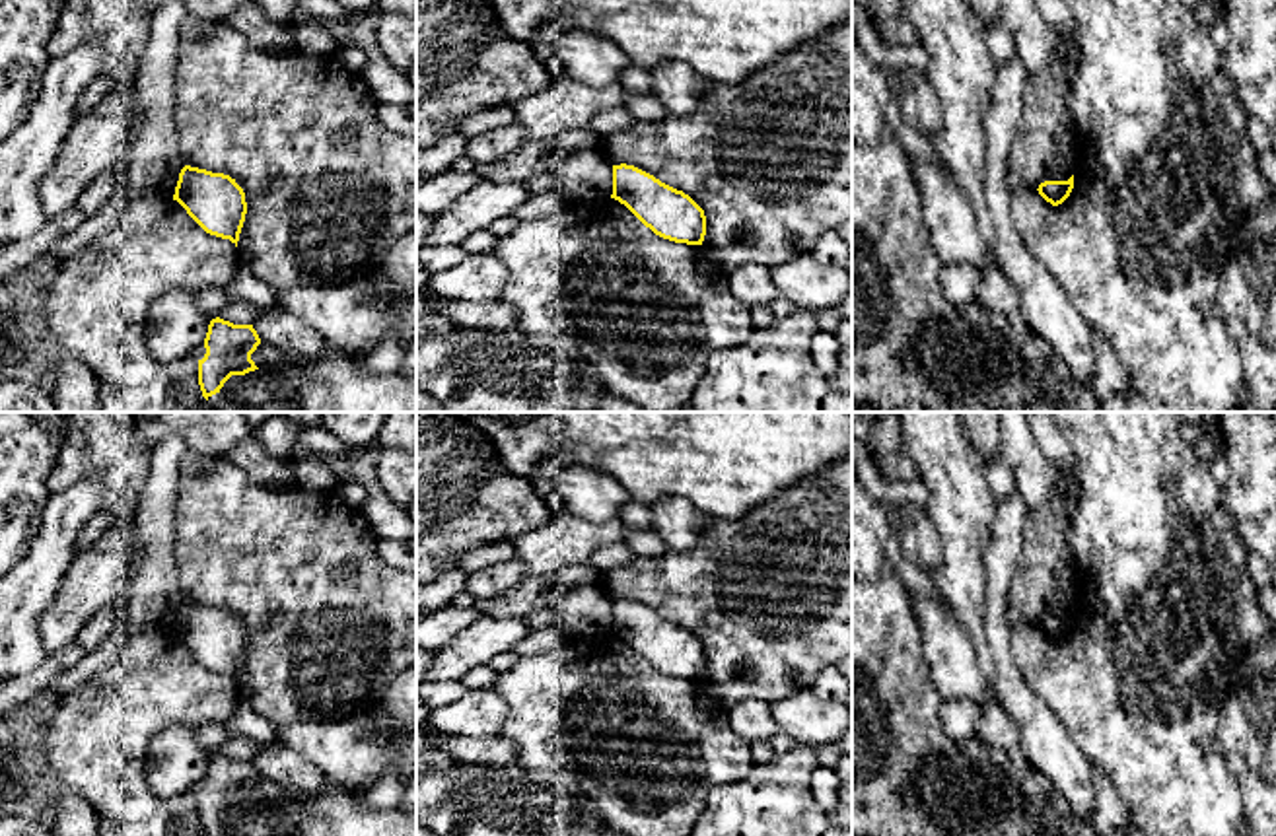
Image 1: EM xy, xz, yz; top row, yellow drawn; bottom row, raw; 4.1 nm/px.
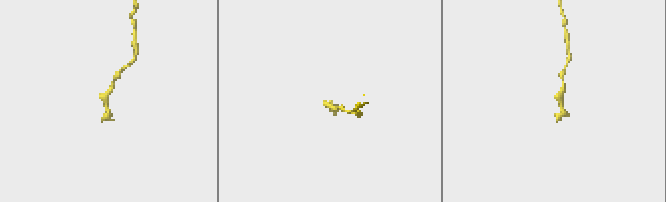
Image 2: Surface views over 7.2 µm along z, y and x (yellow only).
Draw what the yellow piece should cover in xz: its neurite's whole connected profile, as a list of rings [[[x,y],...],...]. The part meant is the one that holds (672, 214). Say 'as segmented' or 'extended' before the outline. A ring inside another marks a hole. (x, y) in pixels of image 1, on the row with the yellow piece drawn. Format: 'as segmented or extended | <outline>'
as segmented | [[[613,165],[611,198],[624,204],[656,235],[687,245],[702,245],[704,210],[677,191],[634,165]]]

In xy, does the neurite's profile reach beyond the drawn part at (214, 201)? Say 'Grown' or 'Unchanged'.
Unchanged

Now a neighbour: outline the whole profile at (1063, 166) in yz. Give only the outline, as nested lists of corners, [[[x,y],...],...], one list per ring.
[[[1070,113],[1068,132],[1060,138],[1054,157],[1048,161],[1045,181],[1068,181],[1076,175],[1080,154],[1080,138],[1076,134],[1074,117]]]

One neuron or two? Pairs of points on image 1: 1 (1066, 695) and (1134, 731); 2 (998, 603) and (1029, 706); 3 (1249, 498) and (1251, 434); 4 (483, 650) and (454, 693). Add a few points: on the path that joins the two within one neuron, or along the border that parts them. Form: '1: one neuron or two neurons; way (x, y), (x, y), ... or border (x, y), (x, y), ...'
1: one neuron; way (1084, 695), (1098, 695), (1117, 714)
2: one neuron; way (998, 628), (1008, 681)
3: one neuron; way (1251, 483), (1251, 450)
4: two neurons; border (460, 679), (436, 683)

